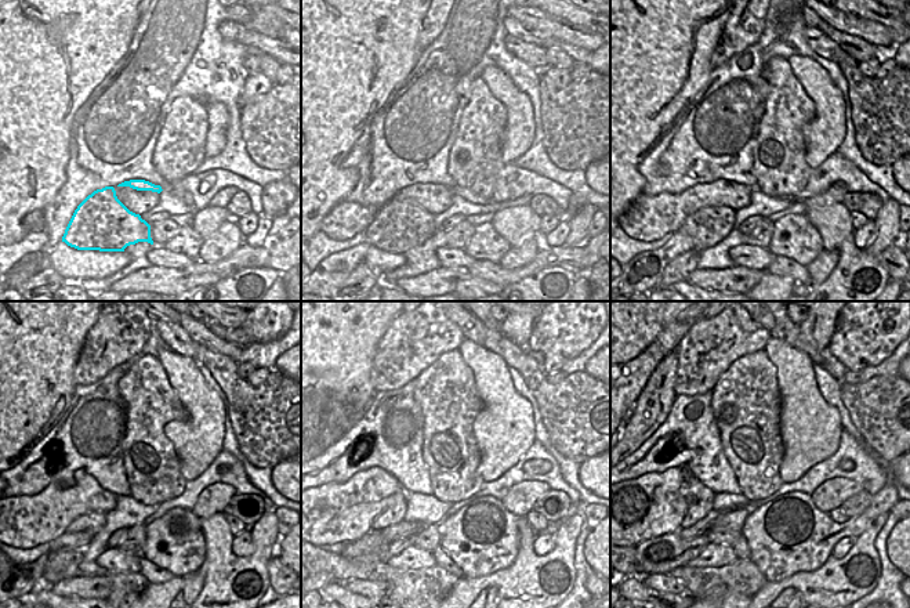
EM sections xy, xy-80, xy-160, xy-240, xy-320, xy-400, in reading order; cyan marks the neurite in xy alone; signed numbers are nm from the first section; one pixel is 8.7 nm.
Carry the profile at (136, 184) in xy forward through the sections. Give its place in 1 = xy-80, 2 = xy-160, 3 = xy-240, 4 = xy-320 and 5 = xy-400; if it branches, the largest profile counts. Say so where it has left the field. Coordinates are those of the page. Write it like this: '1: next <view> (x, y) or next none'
1: next xy-80 (464, 192)
2: next xy-160 (836, 192)
3: next xy-240 (213, 499)
4: next xy-320 (519, 499)
5: next xy-400 (831, 494)

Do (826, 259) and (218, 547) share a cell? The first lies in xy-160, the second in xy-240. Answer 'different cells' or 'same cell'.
different cells

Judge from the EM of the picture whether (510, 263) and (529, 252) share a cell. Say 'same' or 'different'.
same

